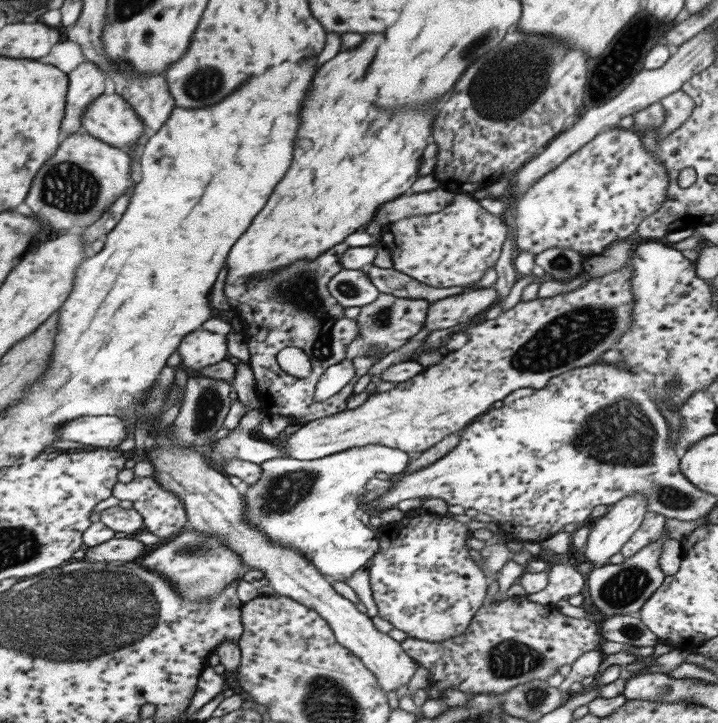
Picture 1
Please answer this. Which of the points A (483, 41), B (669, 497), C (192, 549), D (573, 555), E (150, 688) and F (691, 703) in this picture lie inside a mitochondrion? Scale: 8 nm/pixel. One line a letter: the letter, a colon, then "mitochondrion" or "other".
A: mitochondrion
B: mitochondrion
C: mitochondrion
D: other
E: other
F: other

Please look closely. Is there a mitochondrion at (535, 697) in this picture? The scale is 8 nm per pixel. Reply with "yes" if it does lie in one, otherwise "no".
yes

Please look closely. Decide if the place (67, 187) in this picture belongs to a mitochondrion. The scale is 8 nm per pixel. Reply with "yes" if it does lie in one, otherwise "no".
yes

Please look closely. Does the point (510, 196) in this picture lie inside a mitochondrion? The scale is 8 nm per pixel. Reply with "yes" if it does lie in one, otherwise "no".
no

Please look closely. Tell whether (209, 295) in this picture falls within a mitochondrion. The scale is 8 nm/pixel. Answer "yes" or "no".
no

